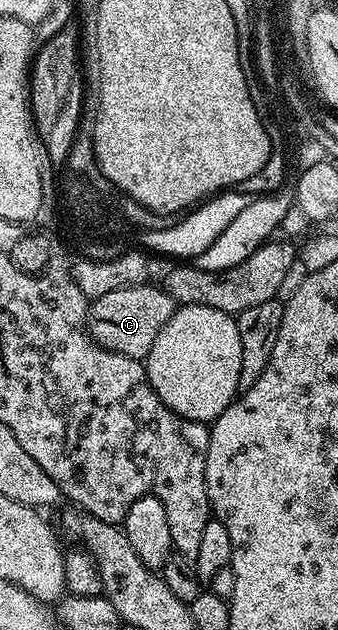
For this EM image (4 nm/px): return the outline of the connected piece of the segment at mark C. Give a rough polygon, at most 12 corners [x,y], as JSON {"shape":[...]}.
{"shape":[[126,286],[90,302],[102,349],[143,361],[177,308],[166,288]]}

